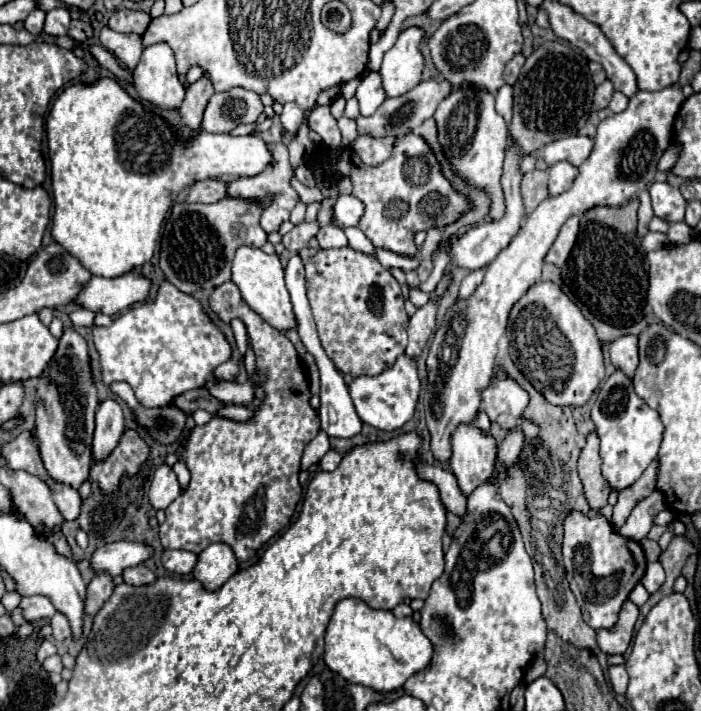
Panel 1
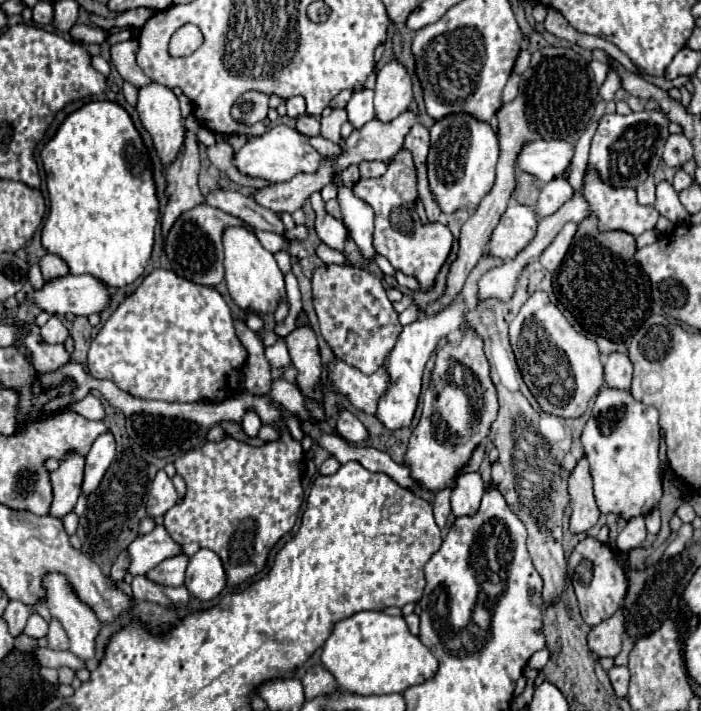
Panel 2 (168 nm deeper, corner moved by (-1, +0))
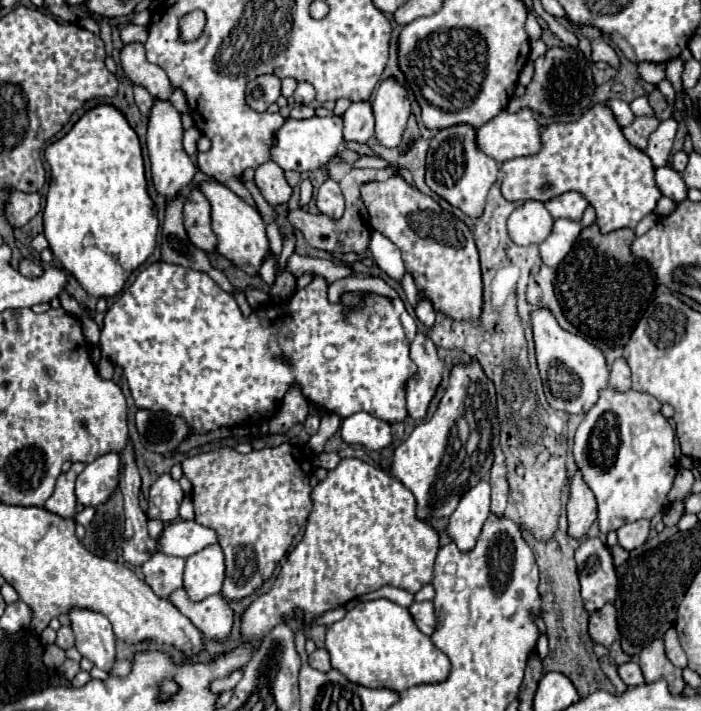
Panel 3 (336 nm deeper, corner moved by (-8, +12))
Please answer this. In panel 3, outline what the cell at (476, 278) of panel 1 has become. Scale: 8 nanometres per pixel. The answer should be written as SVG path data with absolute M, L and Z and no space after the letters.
M418 332L410 344L410 358L418 366L418 372L408 378L406 392L406 410L412 418L424 418L428 404L442 380L442 362L438 360L436 346L428 334Z

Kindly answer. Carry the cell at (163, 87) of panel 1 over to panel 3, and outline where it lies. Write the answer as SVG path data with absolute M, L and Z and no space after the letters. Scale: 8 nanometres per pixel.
M154 98L154 104L150 108L146 146L148 146L148 156L150 156L150 164L152 164L154 186L166 198L174 198L178 192L182 192L186 186L190 186L192 178L196 174L196 166L192 164L190 156L186 154L186 150L182 146L182 136L184 136L182 114L172 106L170 100Z

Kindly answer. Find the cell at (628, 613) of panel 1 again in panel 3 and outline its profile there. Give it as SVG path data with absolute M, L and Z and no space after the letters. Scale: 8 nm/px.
M606 604L604 608L600 608L592 614L592 620L588 622L588 632L592 628L592 640L596 644L602 644L608 648L620 638L616 616L618 614L616 614L616 608L612 604Z

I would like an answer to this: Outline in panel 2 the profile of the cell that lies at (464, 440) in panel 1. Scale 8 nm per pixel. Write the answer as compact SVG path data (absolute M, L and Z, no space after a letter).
M467 472L457 480L457 488L451 494L451 512L459 516L473 516L479 508L481 496L485 492L483 480L477 472Z

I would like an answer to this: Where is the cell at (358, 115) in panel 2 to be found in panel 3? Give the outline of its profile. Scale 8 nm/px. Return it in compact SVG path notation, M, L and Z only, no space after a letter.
M362 100L354 102L344 112L344 140L354 142L368 142L374 136L374 114L372 104Z

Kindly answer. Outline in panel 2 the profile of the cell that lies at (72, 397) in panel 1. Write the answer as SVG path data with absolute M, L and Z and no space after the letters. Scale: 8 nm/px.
M67 456L61 460L59 470L51 472L51 484L53 484L53 504L49 514L63 518L65 514L73 512L77 498L81 494L81 482L83 482L83 456Z

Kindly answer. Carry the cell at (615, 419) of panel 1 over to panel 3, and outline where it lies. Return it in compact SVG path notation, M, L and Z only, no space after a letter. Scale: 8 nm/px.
M612 386L604 388L598 396L598 402L586 412L586 418L576 430L574 436L574 458L578 470L584 472L586 484L592 488L598 502L598 522L600 530L618 530L620 526L640 520L654 518L666 502L666 494L672 488L674 476L678 472L678 462L674 458L674 428L668 418L660 412L662 404L644 392L626 390L620 392Z

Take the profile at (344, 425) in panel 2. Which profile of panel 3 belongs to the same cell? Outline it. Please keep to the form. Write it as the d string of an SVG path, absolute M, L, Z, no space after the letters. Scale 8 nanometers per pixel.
M356 412L342 420L342 438L348 444L362 444L368 450L380 450L390 444L390 424L368 412Z

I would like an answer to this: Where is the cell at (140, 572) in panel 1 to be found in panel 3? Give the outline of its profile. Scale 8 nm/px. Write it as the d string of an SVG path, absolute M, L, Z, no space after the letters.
M176 588L168 600L208 638L226 638L230 634L232 610L222 596L216 594L192 602L184 588Z

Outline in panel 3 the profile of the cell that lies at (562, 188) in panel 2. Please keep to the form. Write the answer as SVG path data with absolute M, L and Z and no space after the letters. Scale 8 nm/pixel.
M564 192L546 202L546 208L552 214L552 218L570 218L570 220L580 220L586 206L588 202L580 192Z

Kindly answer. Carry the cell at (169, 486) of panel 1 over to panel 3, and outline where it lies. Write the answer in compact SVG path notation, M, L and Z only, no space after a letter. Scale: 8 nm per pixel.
M162 474L150 488L148 514L160 518L162 522L172 522L178 518L178 504L184 498L184 492L170 474Z

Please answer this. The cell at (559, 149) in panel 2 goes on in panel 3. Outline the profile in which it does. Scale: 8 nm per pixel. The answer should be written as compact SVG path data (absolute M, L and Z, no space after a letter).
M502 110L488 124L476 130L478 148L498 160L534 156L542 150L542 126L530 110L510 114Z

